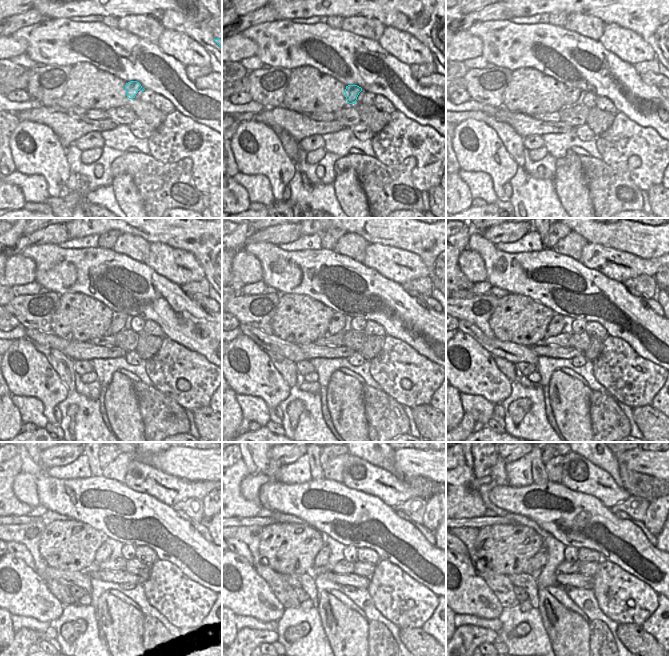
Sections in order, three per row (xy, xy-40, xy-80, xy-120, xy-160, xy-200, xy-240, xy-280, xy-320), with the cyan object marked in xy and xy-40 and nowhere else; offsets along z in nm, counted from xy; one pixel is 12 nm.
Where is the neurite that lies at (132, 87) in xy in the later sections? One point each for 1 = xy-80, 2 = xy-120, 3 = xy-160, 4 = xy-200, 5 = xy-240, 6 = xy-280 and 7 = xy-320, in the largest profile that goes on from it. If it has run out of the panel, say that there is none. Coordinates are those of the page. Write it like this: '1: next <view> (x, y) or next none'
1: next xy-80 (572, 95)
2: next xy-120 (118, 320)
3: next xy-160 (338, 322)
4: next xy-200 (557, 323)
5: next xy-240 (104, 551)
6: next xy-280 (325, 551)
7: next xy-320 (543, 549)

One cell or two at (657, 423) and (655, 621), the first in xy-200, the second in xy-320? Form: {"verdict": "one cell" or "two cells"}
{"verdict": "two cells"}

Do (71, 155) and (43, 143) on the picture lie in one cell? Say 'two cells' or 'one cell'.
two cells

